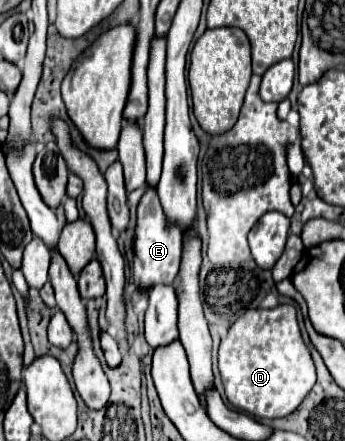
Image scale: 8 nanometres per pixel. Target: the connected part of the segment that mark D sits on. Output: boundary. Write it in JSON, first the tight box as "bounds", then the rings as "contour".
{"bounds":[219,305,315,419],"contour":[[[279,305],[275,309],[249,309],[229,329],[219,345],[219,371],[229,403],[259,419],[279,419],[293,413],[315,385],[315,365],[309,349],[301,339],[297,325],[297,311],[293,305]]]}

